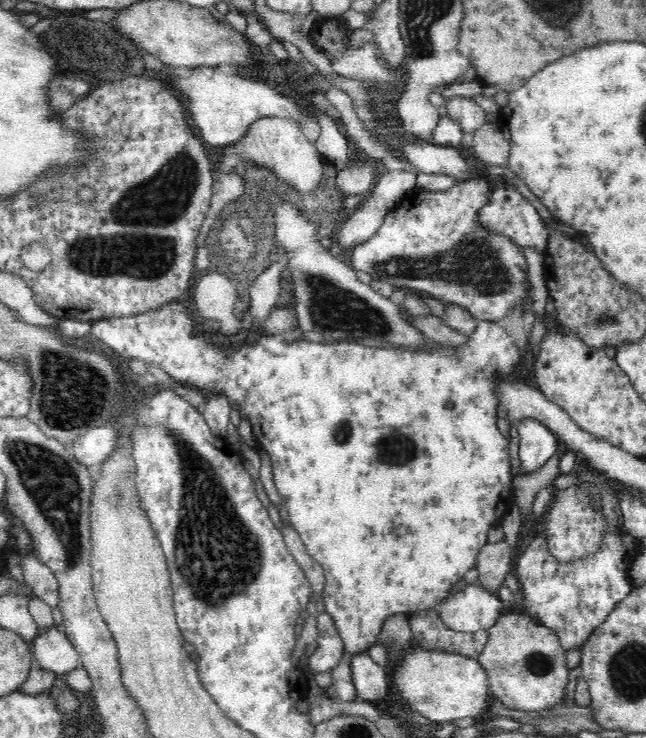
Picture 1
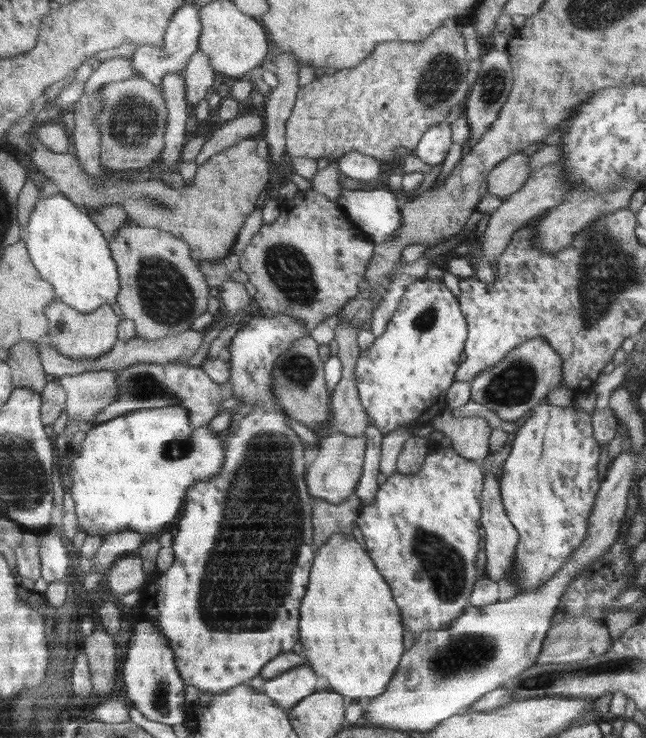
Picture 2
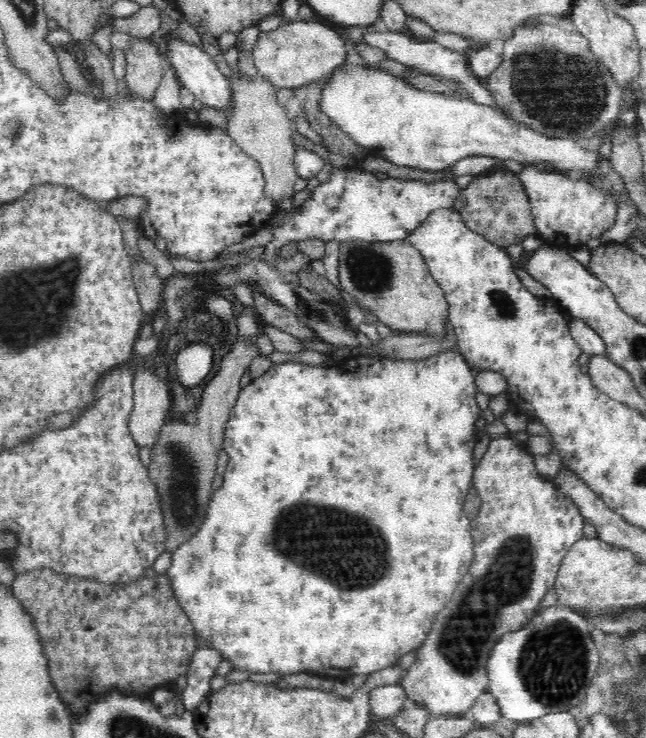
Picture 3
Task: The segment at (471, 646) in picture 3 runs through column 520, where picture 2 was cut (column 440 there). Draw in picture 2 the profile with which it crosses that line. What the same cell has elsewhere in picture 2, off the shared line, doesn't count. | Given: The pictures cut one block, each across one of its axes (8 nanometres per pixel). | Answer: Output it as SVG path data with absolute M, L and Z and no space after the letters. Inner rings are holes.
M439 444L435 445L431 452L427 455L423 468L415 474L401 474L395 473L387 478L386 482L380 486L377 493L376 501L373 504L366 504L361 507L359 520L357 525L364 538L364 542L368 548L368 553L372 555L373 562L376 563L377 568L384 575L385 580L392 587L396 603L400 606L402 618L406 631L411 631L415 636L420 635L423 631L429 629L441 629L451 624L453 620L460 616L464 608L469 605L468 598L472 592L472 586L475 584L475 552L479 550L479 494L481 490L481 459L479 460L465 460L461 455L456 453L456 450L451 448L442 448Z

